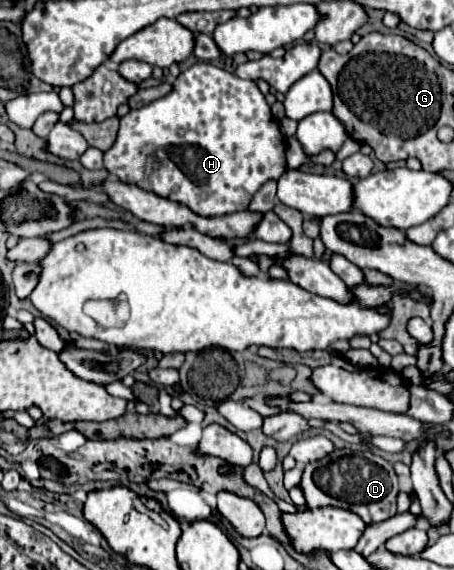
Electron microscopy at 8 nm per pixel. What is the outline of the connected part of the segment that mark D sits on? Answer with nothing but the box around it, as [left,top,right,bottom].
[300,450,398,524]

